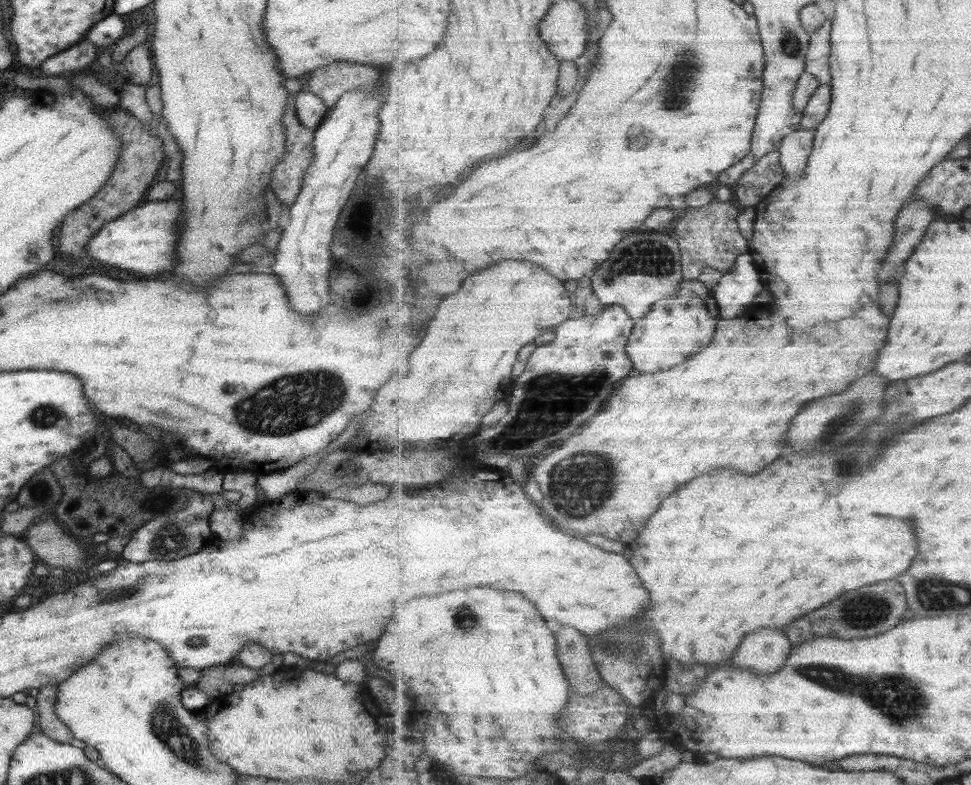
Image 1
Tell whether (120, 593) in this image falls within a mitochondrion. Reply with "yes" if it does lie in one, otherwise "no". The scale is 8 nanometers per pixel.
yes

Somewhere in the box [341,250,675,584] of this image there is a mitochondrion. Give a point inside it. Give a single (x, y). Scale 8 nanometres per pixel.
(589, 495)

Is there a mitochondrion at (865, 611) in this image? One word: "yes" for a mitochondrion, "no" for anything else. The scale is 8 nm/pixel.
yes

